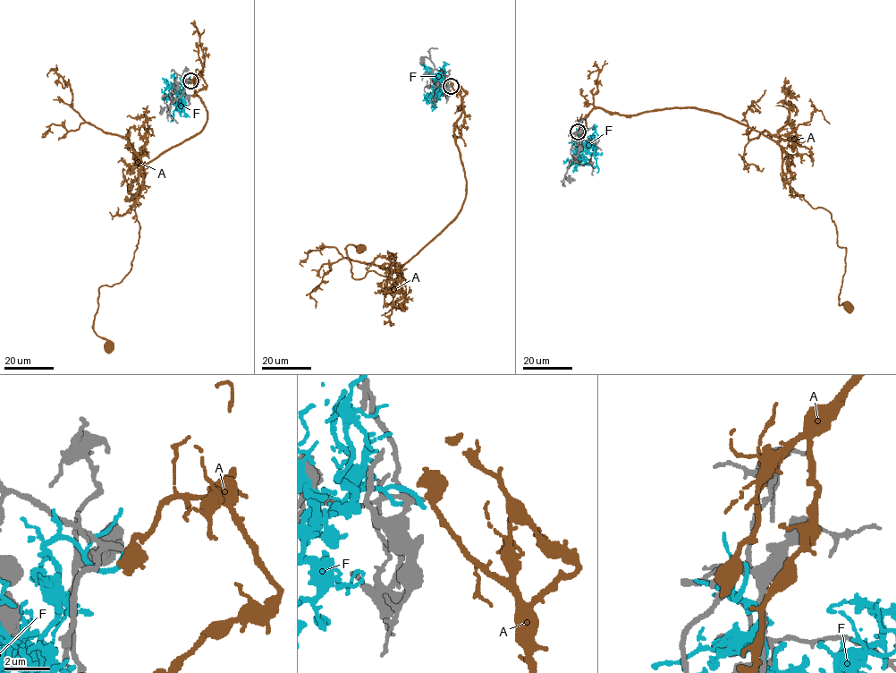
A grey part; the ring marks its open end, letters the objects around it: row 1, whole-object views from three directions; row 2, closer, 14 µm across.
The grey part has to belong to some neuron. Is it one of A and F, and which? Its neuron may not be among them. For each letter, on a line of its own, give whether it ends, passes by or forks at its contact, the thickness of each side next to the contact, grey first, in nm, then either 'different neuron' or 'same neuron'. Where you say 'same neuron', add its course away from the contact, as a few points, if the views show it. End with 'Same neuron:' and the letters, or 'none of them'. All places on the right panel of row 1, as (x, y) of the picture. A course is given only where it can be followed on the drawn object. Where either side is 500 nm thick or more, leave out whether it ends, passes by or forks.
A: it passes by; calibres 180 and 480 nm; different neuron
F: it forks; calibres 200 and 140 nm; different neuron
Same neuron: none of them

